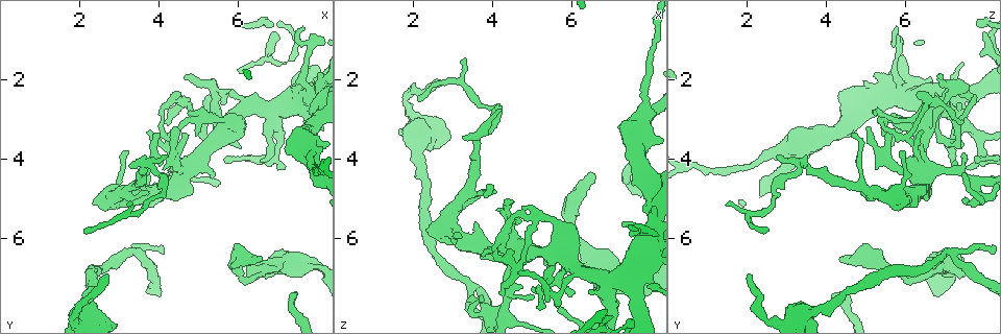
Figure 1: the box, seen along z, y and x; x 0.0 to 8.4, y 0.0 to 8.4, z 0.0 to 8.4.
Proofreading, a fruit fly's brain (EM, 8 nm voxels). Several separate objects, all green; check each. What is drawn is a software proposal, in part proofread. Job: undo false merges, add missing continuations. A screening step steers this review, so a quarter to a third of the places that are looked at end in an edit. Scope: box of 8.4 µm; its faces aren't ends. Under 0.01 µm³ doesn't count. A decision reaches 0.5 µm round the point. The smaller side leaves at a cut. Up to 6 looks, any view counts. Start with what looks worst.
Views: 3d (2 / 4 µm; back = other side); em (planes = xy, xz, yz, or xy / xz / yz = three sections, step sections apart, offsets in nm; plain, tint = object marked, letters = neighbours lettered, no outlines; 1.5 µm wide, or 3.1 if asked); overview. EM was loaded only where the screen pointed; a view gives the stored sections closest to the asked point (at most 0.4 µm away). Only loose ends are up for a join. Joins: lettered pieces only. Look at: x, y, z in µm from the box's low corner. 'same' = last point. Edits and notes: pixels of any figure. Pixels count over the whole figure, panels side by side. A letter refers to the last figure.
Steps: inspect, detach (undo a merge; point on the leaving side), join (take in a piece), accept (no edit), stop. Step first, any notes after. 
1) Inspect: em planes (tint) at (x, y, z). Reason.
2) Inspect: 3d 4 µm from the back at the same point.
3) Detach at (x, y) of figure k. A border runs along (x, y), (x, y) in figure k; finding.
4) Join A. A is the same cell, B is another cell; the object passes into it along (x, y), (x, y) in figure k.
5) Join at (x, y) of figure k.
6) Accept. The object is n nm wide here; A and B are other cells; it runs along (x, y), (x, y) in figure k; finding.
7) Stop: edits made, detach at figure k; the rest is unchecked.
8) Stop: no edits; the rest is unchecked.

Inspect: 3d 4 µm at (4.25, 3.95, 2.80). An open end.

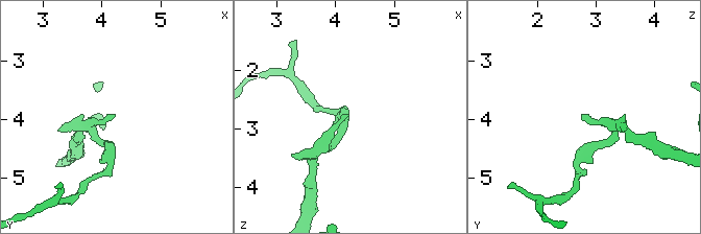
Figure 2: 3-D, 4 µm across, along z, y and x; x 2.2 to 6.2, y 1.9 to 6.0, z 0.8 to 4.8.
Inspect: em planes (letters) at (4.20, 3.95, 2.80). Need the tissue.

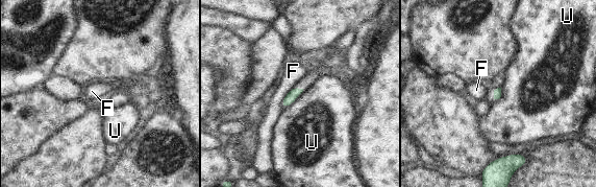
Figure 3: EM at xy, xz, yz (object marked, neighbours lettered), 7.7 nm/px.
Accept. F and U are other cells; none of them fits.

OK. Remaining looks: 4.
Inspect: 3d 4 µm from the back at (5.25, 2.35, 7.75). Thin end.

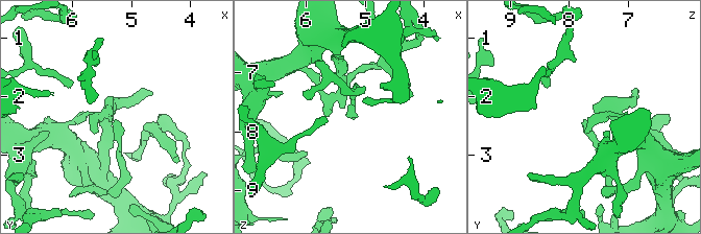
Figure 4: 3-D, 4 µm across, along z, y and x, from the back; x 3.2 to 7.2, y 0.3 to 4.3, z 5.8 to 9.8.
Inspect: em planes (letters) at (5.30, 2.35, 7.75). Shape alone is not enough.

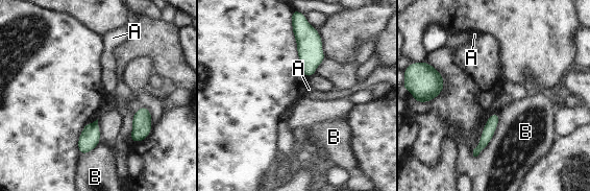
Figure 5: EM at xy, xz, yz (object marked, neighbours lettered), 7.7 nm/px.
Accept. A and B are other cells; it runs along (496, 116), (484, 143), (475, 152) in figure 5; no lettered piece goes on from it.

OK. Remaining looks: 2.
Inspect: em 3.1 µm yz step 16 (letters) at (4.15, 4.15, 5.25). Two arms at a narrow angle.

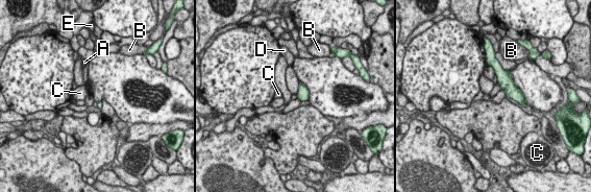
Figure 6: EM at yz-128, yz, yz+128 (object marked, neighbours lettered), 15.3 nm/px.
Accept. A, B, C, D and E are other cells; none of them fits.

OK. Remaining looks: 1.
Stop: no edits; the rest is unchecked.

